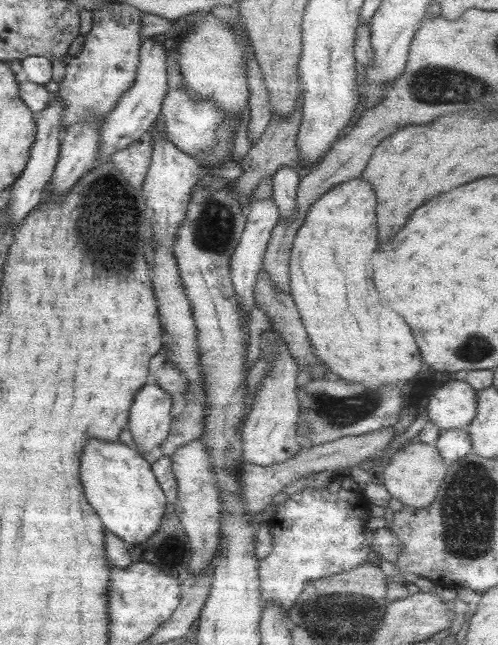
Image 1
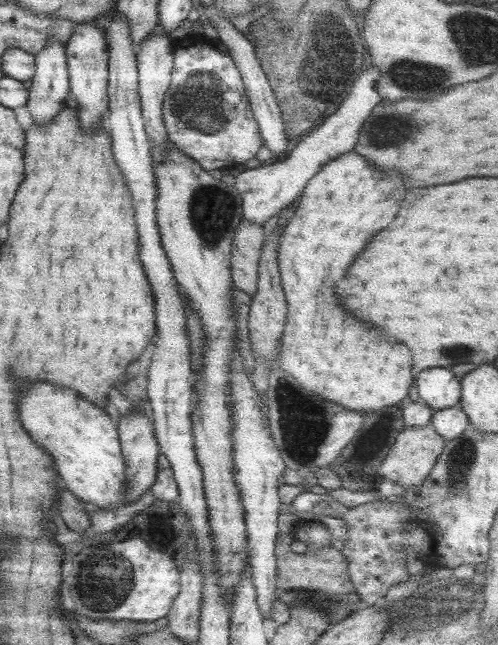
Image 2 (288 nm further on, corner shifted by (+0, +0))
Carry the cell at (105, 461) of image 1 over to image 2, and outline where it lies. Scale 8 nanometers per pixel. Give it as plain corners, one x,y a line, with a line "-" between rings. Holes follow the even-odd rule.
33,384
23,390
23,396
19,398
19,420
29,436
53,458
59,486
65,488
59,492
57,512
67,530
79,534
89,532
91,512
89,506
83,504
103,510
117,510
129,504
117,424
109,420
101,408
81,400
73,390
55,390
49,384

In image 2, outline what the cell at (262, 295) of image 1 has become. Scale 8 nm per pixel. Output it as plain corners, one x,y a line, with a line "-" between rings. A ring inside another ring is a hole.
241,220
231,246
231,284
249,298
257,292
259,258
263,248
263,228

